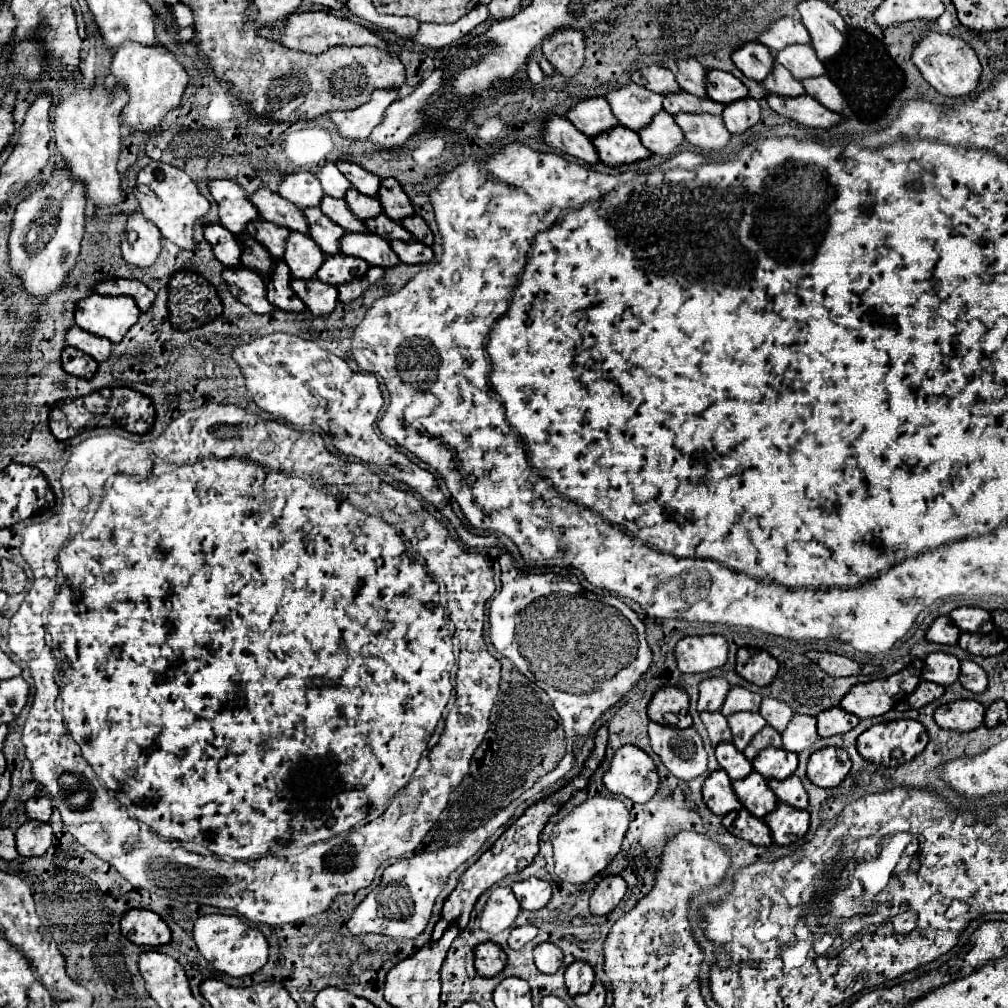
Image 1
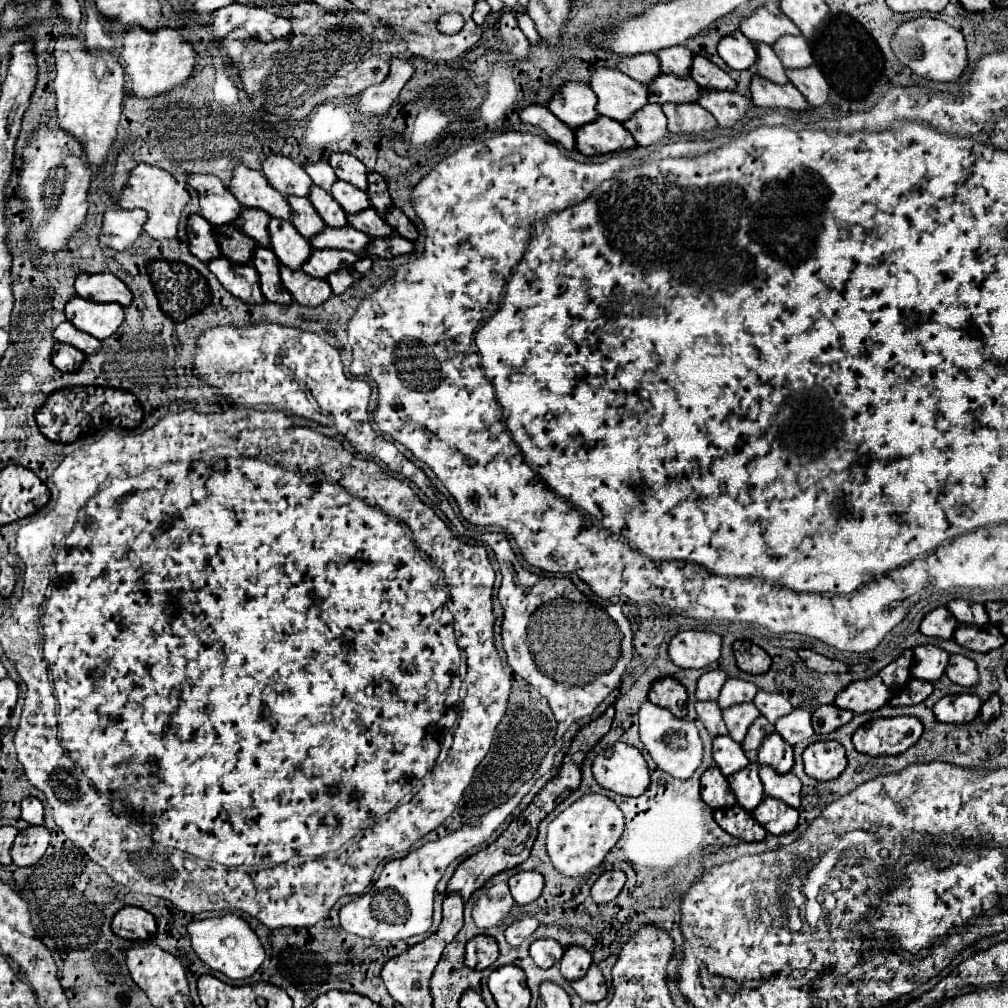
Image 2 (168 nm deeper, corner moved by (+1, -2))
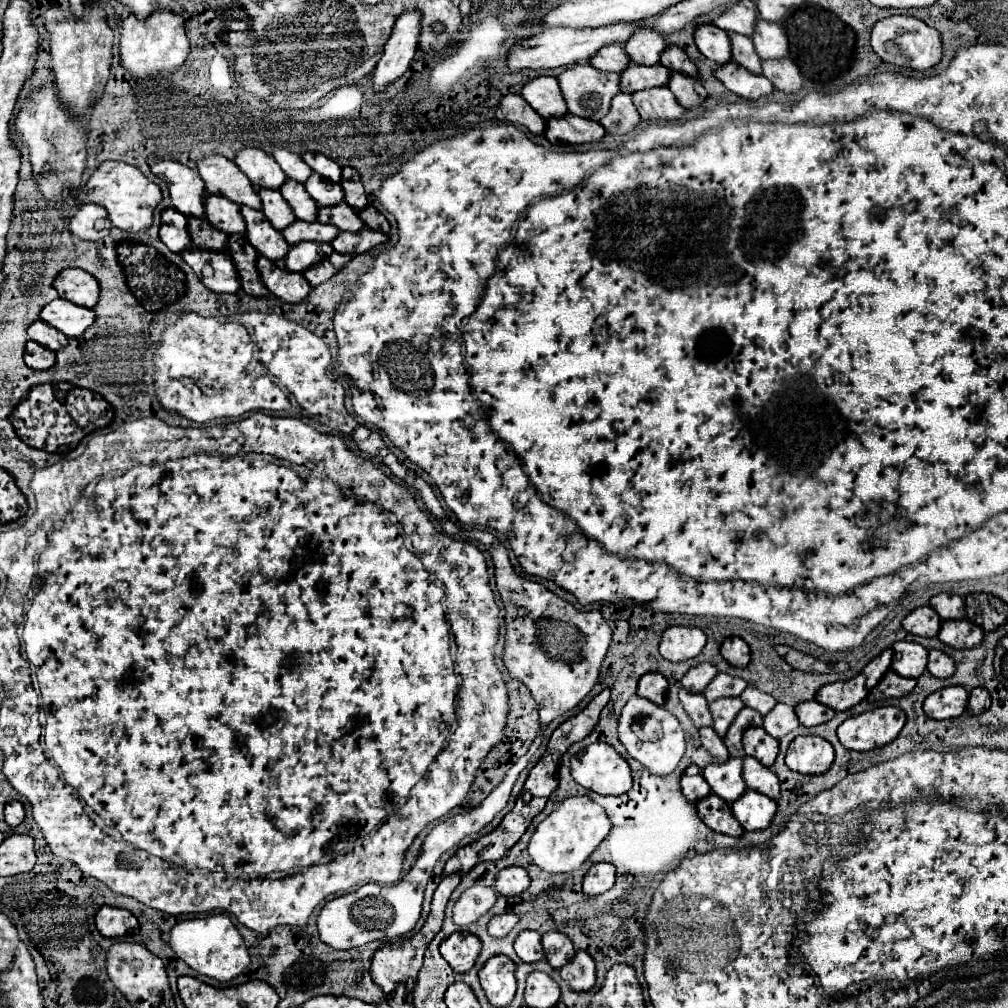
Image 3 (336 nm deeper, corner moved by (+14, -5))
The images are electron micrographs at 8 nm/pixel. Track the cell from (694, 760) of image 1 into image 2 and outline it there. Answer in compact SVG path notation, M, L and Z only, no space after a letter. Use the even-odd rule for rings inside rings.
M650 701L642 703L638 717L640 717L640 739L650 757L654 759L654 763L676 779L690 779L692 773L702 763L702 741L698 729L690 721L676 719L668 709L662 709Z

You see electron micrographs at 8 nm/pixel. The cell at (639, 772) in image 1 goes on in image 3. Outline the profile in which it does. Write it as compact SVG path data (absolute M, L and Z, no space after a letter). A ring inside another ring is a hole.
M605 742L589 744L583 752L573 756L571 776L583 788L607 796L619 796L631 788L631 770L627 760Z

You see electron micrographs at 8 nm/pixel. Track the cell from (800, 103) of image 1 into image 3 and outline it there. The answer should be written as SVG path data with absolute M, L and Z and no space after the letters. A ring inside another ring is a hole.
M727 62L721 68L713 70L713 76L731 92L735 92L741 98L747 100L757 100L761 96L771 94L773 86L769 84L769 80L765 76L753 74L749 70L745 70L743 66L739 66L737 62Z

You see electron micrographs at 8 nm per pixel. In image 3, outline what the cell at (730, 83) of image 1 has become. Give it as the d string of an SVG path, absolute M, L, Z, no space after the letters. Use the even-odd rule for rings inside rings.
M667 46L661 52L661 64L673 72L685 72L689 76L697 76L695 64L687 58L683 48L679 48L679 46Z

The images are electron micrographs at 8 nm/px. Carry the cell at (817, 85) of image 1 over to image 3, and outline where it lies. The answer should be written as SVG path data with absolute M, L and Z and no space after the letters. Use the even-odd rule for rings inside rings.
M791 58L763 60L761 68L763 76L767 76L777 90L783 90L787 94L795 94L801 90L801 72Z

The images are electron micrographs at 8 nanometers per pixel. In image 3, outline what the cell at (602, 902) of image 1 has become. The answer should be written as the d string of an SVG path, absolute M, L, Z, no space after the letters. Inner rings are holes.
M599 862L599 864L593 864L587 870L587 874L583 878L583 892L589 894L589 896L597 896L597 894L607 892L613 884L615 884L615 868L613 868L613 864Z

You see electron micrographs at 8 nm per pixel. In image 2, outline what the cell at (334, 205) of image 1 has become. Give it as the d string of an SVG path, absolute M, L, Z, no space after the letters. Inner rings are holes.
M312 187L310 191L310 197L312 205L316 207L316 211L320 213L320 217L324 219L324 223L328 227L346 227L348 221L346 221L346 213L344 209L334 201L334 197L318 187Z

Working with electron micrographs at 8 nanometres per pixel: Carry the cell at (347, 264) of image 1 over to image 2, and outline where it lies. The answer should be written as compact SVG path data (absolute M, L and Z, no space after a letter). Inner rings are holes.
M322 249L322 251L314 251L310 261L304 265L304 273L318 277L318 279L326 279L330 273L336 273L340 269L352 269L354 263L360 257L350 253L350 251L334 251L334 249Z

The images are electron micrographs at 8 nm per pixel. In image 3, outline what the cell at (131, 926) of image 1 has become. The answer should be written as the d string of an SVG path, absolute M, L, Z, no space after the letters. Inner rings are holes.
M103 906L103 908L97 910L95 926L107 938L121 938L125 934L135 932L139 928L139 922L129 910Z

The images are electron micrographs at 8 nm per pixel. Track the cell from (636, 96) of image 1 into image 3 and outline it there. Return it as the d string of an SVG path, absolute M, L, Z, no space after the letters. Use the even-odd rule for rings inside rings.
M575 64L573 68L567 68L565 72L561 72L557 76L557 80L561 86L561 94L565 98L567 110L575 116L591 118L595 122L599 122L605 116L605 112L609 110L611 98L619 92L619 74L601 72L601 70L593 68L591 64Z

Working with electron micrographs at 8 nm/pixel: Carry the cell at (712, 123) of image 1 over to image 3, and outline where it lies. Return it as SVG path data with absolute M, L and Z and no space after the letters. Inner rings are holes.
M657 86L641 92L633 92L633 104L641 120L677 120L683 116L683 108L677 104L675 96L669 92L667 86Z

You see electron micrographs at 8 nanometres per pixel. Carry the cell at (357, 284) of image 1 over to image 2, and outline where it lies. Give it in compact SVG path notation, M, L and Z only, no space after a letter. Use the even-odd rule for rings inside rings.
M342 269L342 273L330 273L330 277L326 279L334 291L334 295L342 295L348 287L352 287L352 283L356 281L354 275L348 269Z

